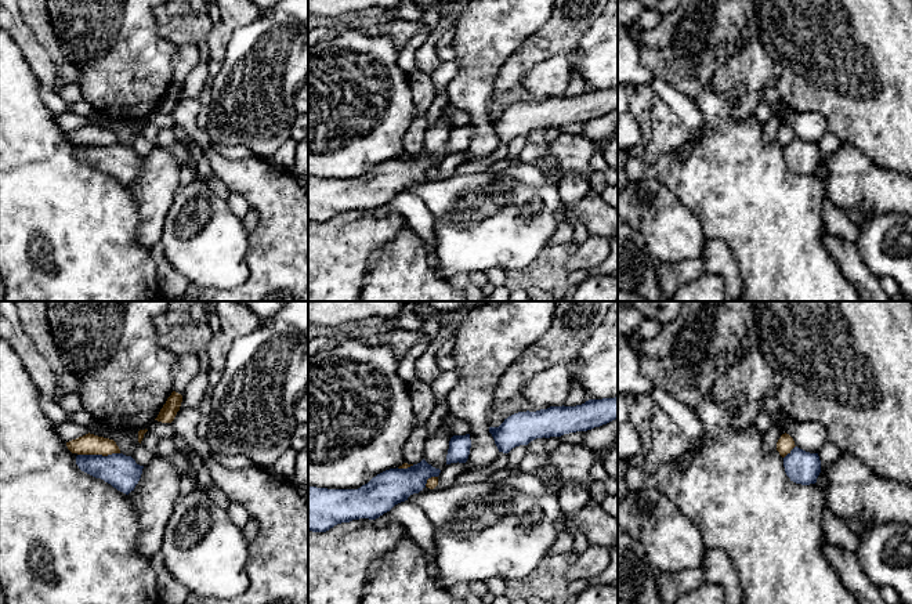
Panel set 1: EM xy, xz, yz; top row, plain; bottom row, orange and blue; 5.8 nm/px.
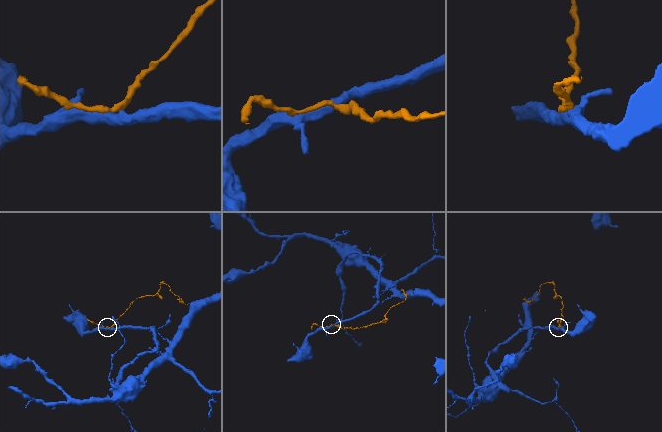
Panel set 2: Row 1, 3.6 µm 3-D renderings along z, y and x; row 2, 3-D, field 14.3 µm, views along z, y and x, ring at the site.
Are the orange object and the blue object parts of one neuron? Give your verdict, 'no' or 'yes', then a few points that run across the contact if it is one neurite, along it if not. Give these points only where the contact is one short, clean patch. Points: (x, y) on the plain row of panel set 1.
yes

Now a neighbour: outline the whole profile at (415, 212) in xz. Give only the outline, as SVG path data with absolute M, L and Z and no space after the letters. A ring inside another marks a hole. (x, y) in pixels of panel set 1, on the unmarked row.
M409 191L401 192L374 211L379 217L388 213L399 213L405 218L406 225L424 240L430 252L435 249L433 216L417 195Z

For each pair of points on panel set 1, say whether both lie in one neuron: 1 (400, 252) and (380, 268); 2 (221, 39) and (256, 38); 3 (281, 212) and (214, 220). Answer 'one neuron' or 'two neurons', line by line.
1: one neuron
2: two neurons
3: two neurons

